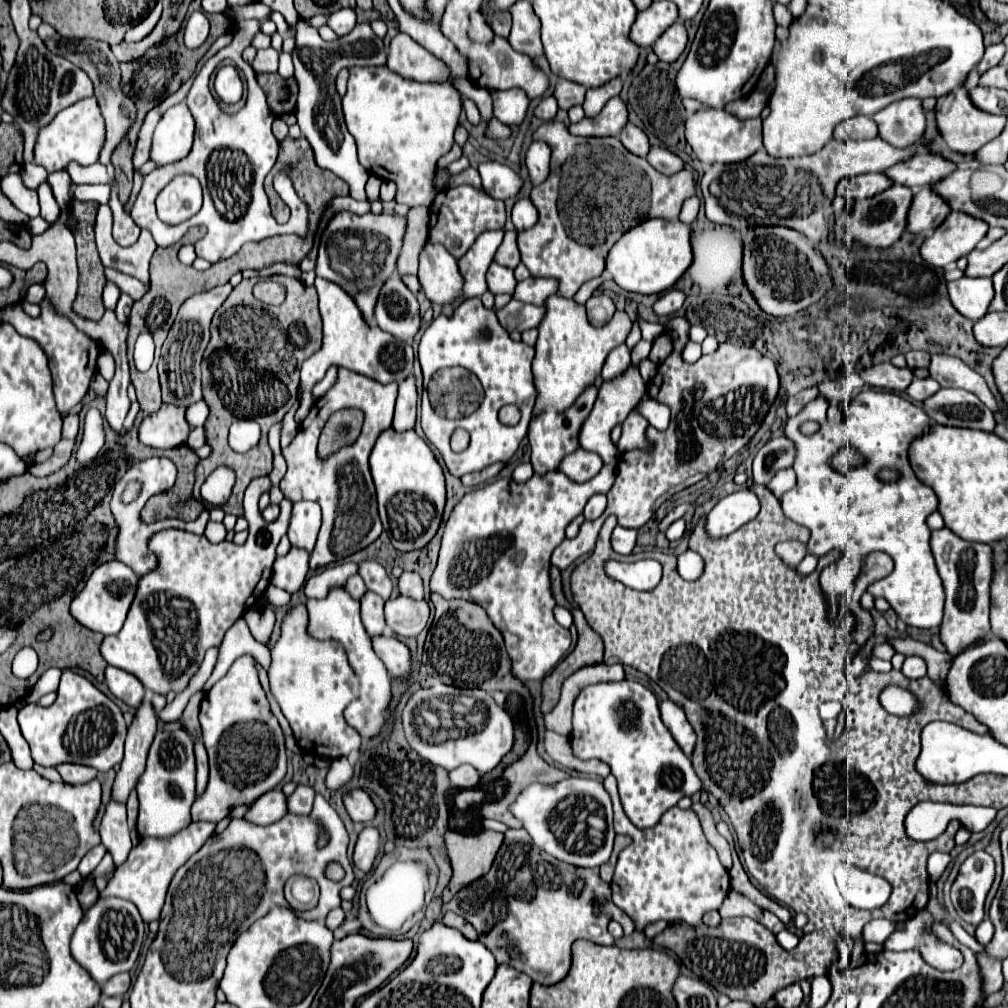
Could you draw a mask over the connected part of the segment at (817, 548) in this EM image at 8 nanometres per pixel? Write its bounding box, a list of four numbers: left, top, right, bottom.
[780,391,946,629]

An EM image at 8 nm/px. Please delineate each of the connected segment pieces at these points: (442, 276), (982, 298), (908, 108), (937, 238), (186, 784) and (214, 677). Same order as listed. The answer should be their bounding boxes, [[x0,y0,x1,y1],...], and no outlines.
[[418,247,464,305],[948,277,994,321],[874,99,924,147],[920,211,988,267],[136,729,196,839],[204,617,272,693]]

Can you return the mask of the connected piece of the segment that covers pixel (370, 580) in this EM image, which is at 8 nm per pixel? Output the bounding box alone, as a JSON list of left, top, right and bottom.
[360,561,394,601]

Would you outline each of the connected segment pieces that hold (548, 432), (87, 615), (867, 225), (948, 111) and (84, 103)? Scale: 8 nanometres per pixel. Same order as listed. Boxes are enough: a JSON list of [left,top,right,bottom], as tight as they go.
[[528,387,598,475],[70,561,140,635],[846,185,914,247],[936,85,1006,155],[34,97,106,173]]

